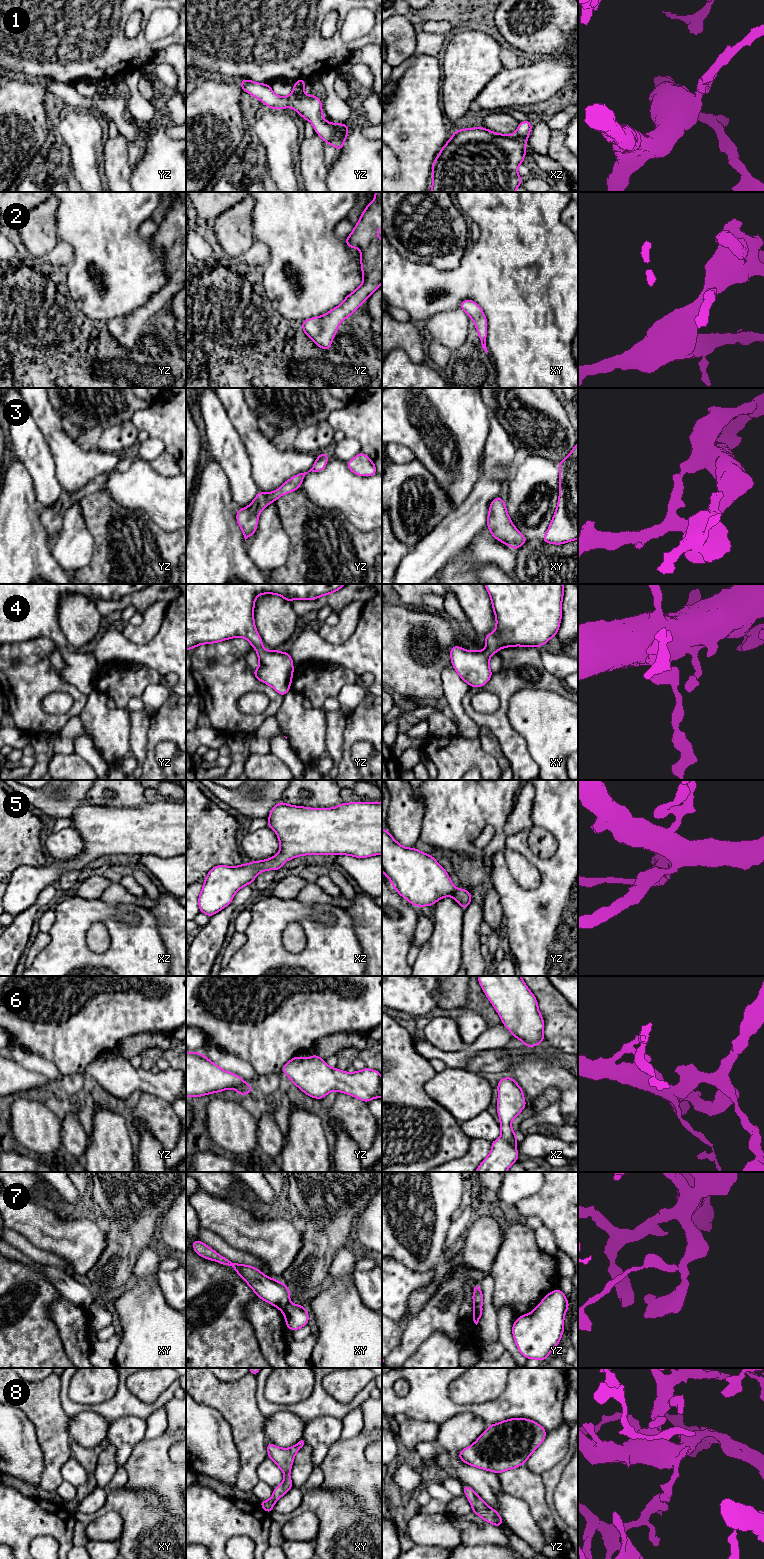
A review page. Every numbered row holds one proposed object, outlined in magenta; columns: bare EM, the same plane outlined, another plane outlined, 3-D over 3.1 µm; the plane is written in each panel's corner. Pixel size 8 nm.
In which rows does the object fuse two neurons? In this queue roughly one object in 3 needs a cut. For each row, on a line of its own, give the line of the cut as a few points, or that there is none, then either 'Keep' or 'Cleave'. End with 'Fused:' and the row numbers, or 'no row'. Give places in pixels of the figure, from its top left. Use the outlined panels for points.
1: No split. Keep
2: No split. Keep
3: No split. Keep
4: No split. Keep
5: No split. Keep
6: No split. Keep
7: Split along xy (289, 1303), (282, 1311). Cleave
8: No split. Keep
Fused: 7

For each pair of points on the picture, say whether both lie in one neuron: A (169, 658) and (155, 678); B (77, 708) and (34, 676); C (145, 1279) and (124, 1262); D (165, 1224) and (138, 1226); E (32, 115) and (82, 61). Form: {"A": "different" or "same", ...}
{"A": "different", "B": "same", "C": "different", "D": "different", "E": "different"}

